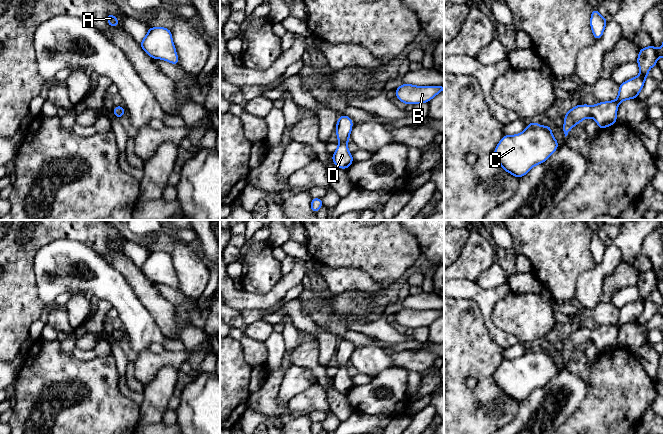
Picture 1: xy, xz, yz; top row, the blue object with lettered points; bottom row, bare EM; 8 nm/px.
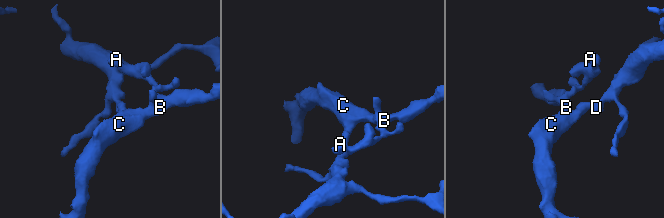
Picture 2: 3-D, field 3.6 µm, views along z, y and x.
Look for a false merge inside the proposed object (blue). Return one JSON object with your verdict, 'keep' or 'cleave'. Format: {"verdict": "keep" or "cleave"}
{"verdict": "keep"}

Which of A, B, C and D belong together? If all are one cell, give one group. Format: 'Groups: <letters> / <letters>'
Groups: A B C D

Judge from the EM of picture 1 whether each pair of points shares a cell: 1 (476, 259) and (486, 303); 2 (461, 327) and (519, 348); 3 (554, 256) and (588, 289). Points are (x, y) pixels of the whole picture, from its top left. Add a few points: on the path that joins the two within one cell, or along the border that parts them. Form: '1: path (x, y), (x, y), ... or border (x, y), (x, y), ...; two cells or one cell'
1: border (454, 278), (465, 278), (474, 282); two cells
2: border (503, 348), (504, 359); two cells
3: border (595, 264), (579, 275), (574, 297); two cells

